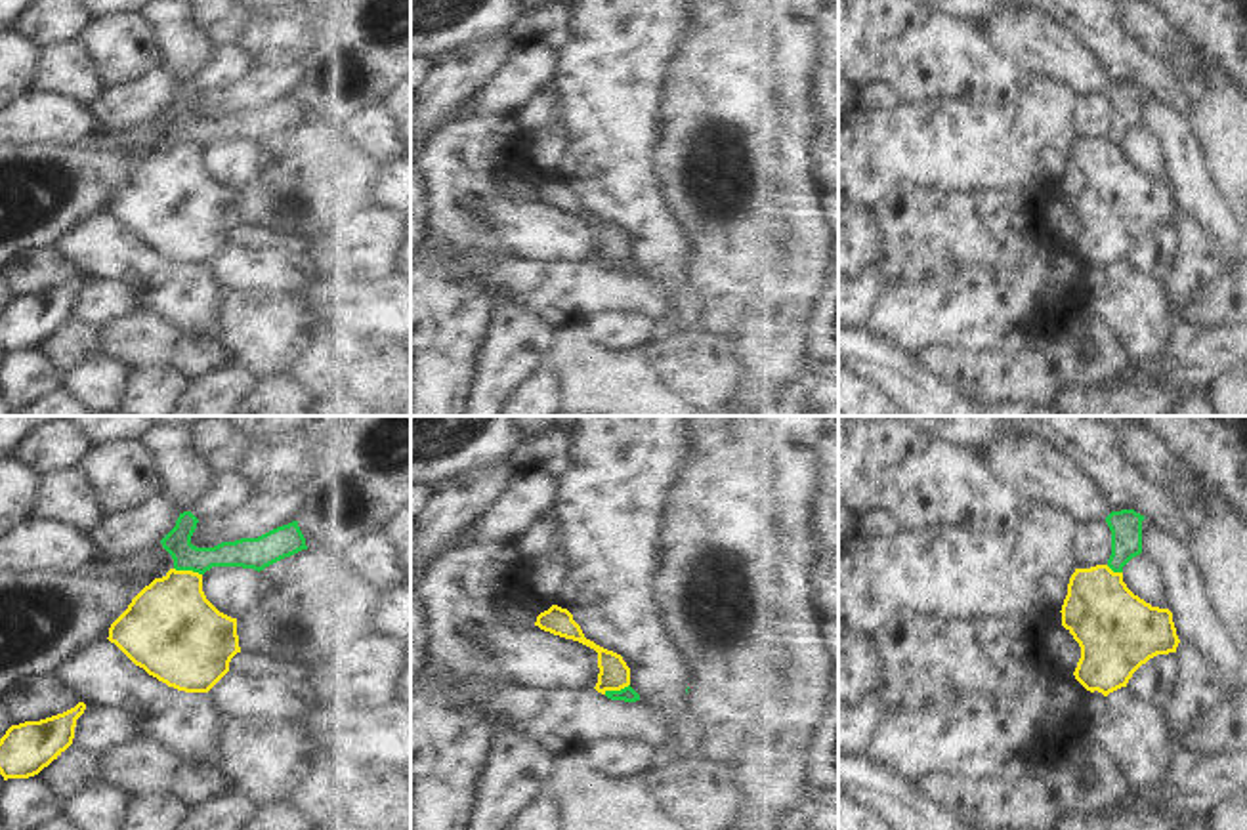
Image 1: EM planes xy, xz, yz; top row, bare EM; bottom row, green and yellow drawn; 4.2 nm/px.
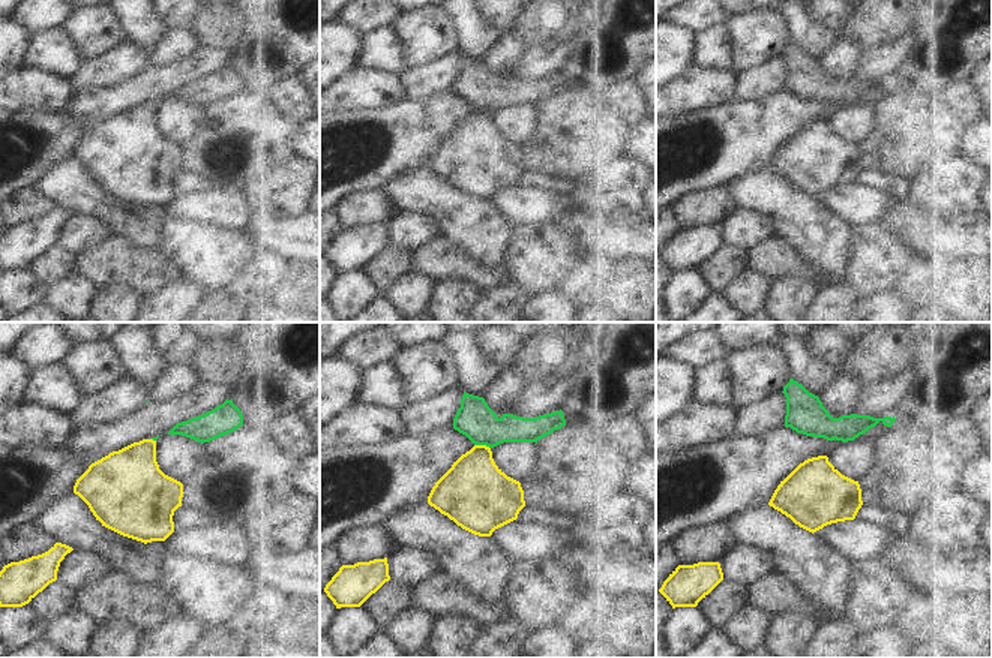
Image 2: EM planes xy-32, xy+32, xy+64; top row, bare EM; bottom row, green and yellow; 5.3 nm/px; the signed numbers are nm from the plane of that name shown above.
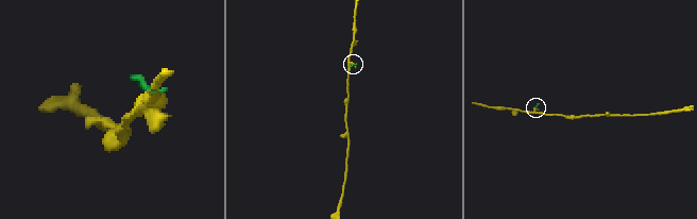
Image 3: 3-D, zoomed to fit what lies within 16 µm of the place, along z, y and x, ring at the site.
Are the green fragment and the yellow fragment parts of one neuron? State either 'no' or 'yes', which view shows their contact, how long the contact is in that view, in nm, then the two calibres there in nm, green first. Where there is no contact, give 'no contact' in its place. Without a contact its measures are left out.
no; contact in xy; length 120 nm; calibres 120 and 380 nm

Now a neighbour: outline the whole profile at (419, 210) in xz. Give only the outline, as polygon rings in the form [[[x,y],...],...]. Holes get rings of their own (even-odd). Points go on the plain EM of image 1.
[[[416,162],[411,166],[411,254],[422,244],[428,227],[426,191]]]

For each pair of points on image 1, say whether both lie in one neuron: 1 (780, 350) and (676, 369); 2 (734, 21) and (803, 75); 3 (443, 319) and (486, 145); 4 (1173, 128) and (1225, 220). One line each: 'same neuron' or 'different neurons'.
1: different neurons
2: different neurons
3: same neuron
4: same neuron

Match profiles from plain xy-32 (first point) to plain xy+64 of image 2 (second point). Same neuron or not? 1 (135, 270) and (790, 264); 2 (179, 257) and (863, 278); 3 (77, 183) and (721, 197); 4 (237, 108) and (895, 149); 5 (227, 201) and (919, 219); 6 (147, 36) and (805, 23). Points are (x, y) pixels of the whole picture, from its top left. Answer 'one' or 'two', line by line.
1: one
2: one
3: two
4: one
5: two
6: one

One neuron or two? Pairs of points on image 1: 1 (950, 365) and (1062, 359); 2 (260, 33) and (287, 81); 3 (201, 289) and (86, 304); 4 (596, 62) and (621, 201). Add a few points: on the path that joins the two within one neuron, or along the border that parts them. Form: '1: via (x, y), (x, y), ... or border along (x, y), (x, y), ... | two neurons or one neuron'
1: via (978, 365), (1034, 363) | one neuron
2: border along (314, 58), (279, 58), (254, 65) | two neurons
3: border along (94, 279), (121, 279), (142, 304) | two neurons
4: via (610, 96), (612, 166) | one neuron

